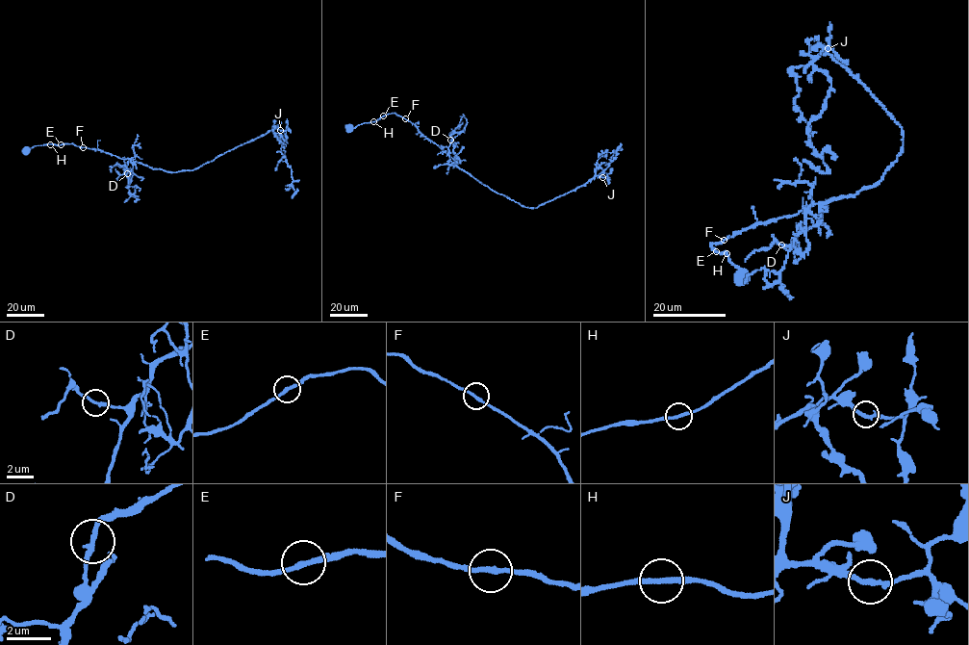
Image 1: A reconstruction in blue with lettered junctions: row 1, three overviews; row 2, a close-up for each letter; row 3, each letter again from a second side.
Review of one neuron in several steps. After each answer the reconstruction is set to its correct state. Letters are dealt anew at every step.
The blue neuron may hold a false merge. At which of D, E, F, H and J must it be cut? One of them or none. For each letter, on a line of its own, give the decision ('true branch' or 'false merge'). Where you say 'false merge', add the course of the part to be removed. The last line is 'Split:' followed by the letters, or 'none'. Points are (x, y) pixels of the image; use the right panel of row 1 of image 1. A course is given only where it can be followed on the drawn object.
D: true branch
E: true branch
F: true branch
H: true branch
J: true branch
Split: none

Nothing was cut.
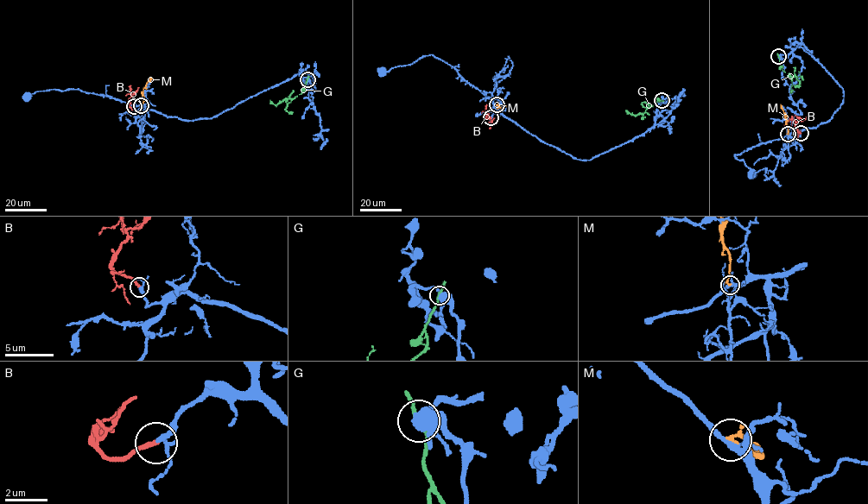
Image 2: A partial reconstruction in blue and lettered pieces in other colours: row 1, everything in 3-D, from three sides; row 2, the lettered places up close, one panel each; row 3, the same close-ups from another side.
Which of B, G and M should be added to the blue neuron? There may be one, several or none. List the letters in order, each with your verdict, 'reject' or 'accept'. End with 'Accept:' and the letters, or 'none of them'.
B: accept
G: reject
M: reject
Accept: B

